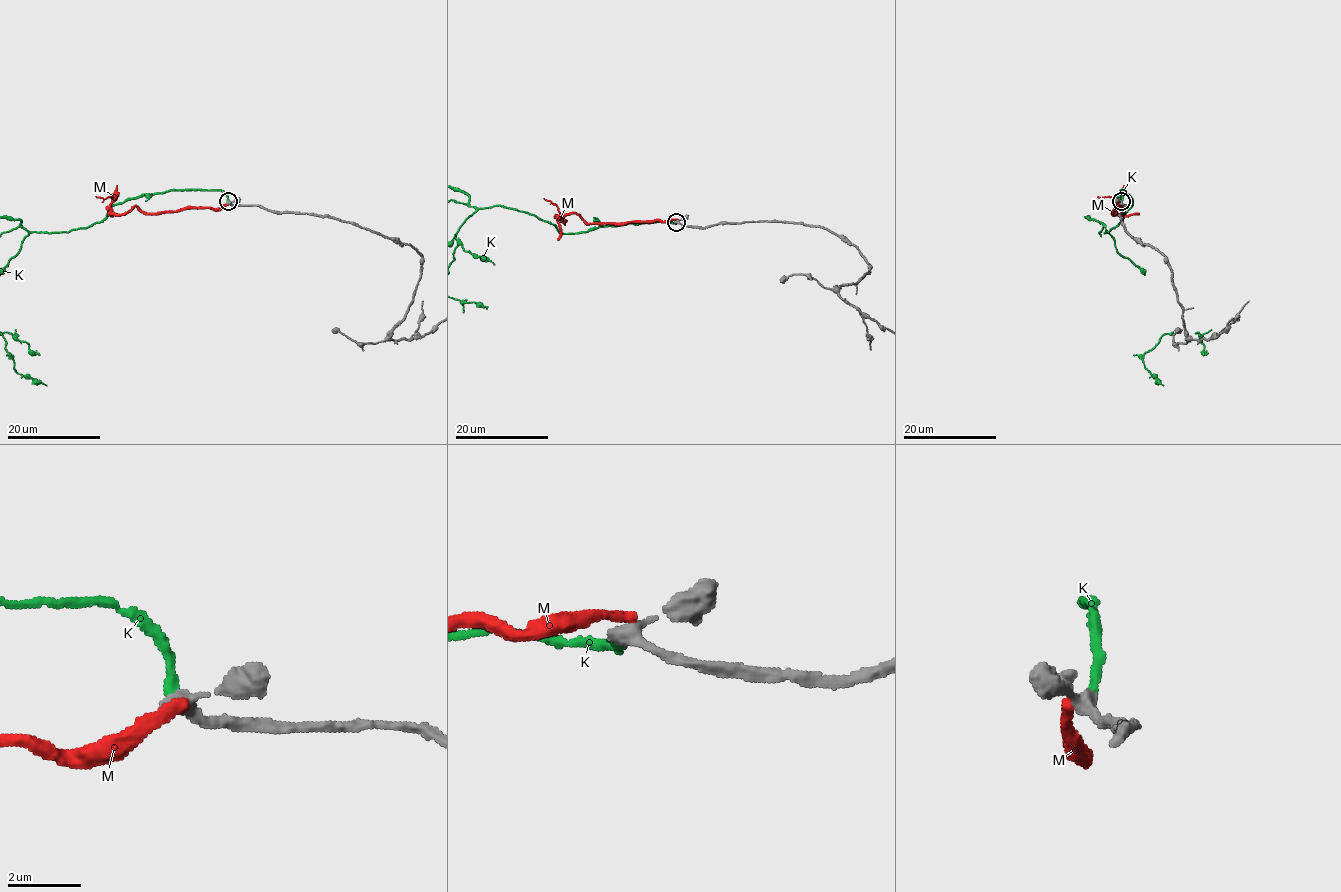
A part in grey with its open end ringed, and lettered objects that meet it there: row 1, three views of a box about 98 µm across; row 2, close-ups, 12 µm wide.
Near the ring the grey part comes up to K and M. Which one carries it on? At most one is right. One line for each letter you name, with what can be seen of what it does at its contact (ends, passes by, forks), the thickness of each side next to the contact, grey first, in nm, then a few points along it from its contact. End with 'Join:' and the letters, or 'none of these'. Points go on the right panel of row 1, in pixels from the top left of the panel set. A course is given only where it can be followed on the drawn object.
K: it ends there; 360 nm thick on the grey side, 260 nm on the other
Join: K

